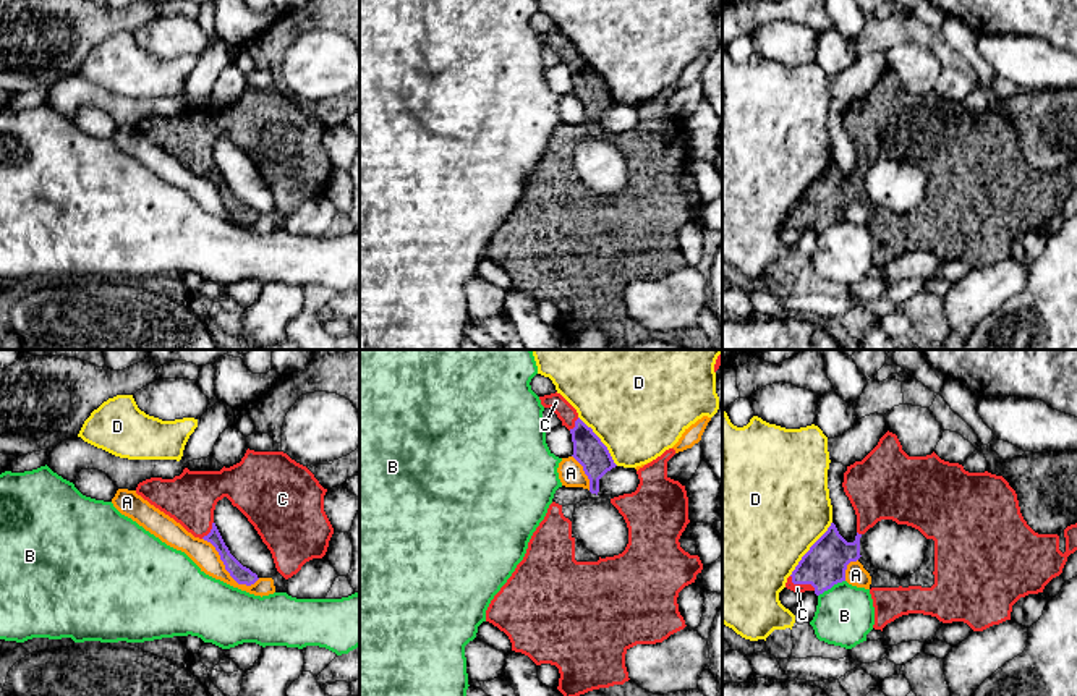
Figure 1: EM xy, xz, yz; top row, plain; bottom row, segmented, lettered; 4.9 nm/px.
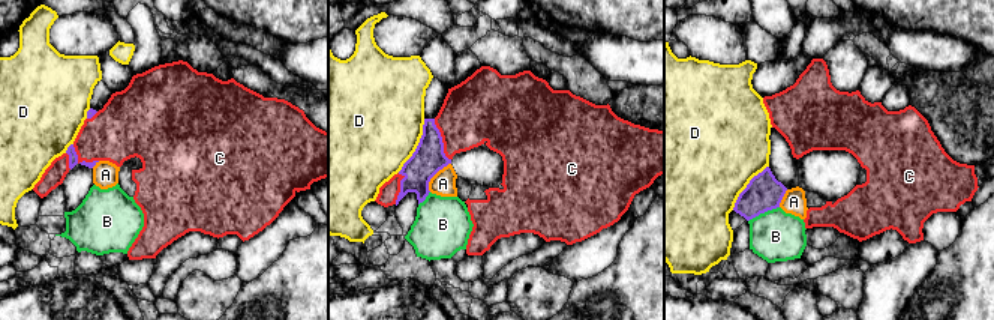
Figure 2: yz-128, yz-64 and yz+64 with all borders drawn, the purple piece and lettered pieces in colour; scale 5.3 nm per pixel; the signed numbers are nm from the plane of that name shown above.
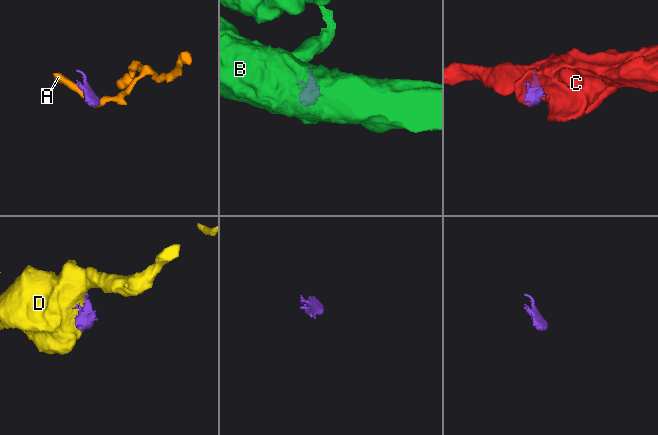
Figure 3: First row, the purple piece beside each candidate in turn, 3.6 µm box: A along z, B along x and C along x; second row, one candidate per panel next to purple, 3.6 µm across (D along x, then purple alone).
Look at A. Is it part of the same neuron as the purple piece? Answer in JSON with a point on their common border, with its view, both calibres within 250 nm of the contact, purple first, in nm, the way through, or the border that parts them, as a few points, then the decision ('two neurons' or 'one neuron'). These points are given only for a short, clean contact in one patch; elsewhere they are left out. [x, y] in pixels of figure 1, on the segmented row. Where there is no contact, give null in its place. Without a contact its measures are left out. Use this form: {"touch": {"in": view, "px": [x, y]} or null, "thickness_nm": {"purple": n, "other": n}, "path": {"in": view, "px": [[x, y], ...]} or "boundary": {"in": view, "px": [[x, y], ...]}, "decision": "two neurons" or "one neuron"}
{"touch": {"in": "xy", "px": [225, 568]}, "thickness_nm": {"purple": 90, "other": 120}, "boundary": {"in": "xy", "px": [[203, 538], [238, 583], [253, 585], [259, 578]]}, "decision": "two neurons"}

